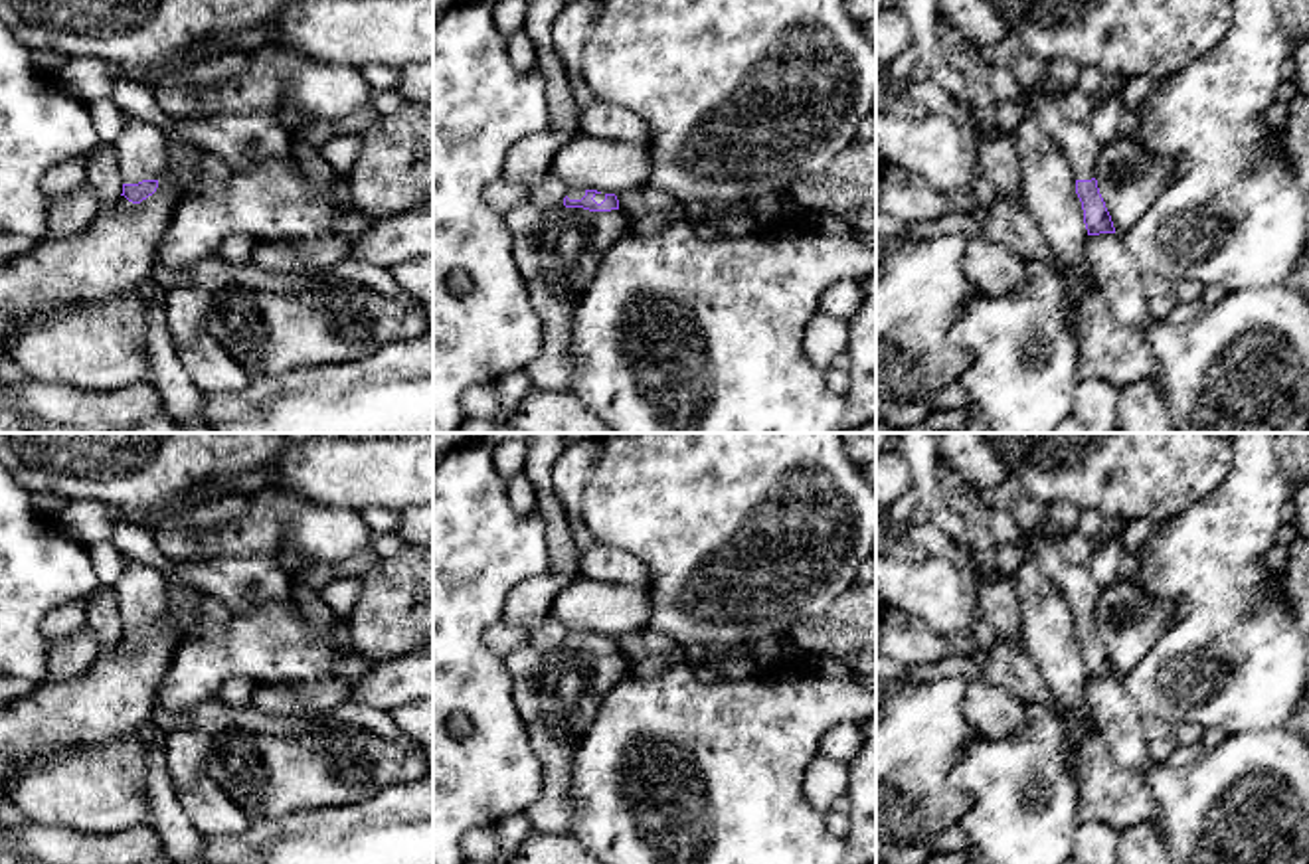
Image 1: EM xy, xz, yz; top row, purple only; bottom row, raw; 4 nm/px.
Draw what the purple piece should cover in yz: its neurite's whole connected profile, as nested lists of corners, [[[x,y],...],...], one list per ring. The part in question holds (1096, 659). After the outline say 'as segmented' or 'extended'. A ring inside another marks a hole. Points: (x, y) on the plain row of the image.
[[[1030,532],[1024,540],[1040,569],[1062,591],[1072,609],[1088,678],[1115,676],[1095,623],[1095,605],[1103,587],[1093,579],[1090,565],[1074,565],[1064,558],[1062,542],[1062,538],[1052,538],[1044,532]]]; extended

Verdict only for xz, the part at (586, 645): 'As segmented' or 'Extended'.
Extended

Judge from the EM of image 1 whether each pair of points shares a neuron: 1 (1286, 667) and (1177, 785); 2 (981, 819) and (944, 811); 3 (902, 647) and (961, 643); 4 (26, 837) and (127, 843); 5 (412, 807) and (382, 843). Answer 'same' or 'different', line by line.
1: different
2: different
3: same
4: same
5: different

